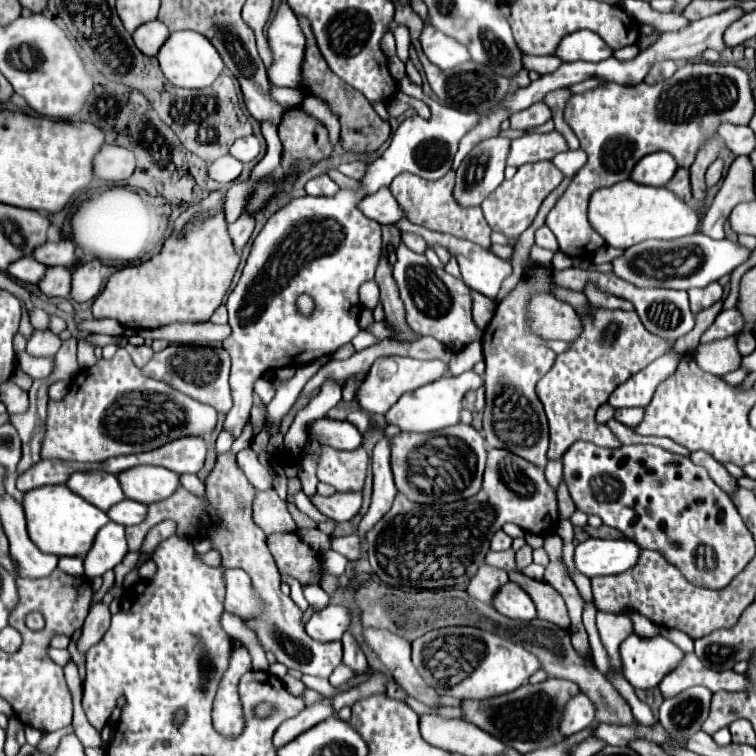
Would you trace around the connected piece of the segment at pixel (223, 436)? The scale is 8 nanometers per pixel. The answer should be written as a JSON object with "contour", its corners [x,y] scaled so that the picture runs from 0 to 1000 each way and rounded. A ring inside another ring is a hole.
{"contour":[[[296,567],[291,571],[286,582],[286,598],[287,601],[296,599],[306,594],[310,585],[310,579],[304,573],[300,573]]]}

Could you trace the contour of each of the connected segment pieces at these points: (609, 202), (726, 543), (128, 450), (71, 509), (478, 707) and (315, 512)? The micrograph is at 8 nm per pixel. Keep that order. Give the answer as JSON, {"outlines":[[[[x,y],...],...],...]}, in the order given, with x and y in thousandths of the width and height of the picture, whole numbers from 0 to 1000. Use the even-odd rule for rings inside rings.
{"outlines":[[[[829,237],[782,258],[779,295],[803,319],[803,324],[832,329],[853,316],[898,316],[917,311],[925,303],[925,284],[882,247],[858,247]]],[[[763,583],[745,602],[745,631],[763,673],[776,681],[792,681],[800,694],[819,700],[827,710],[840,710],[851,726],[872,729],[925,776],[959,776],[999,737],[999,716],[978,684],[972,665],[946,642],[935,620],[919,615],[911,604],[882,599],[864,589],[803,594],[787,586]]],[[[160,459],[147,478],[134,475],[128,483],[118,488],[107,488],[94,509],[91,520],[81,530],[65,530],[62,541],[62,570],[54,591],[54,607],[81,607],[81,610],[139,610],[144,604],[189,599],[218,589],[242,575],[274,575],[282,570],[287,560],[287,544],[279,536],[263,533],[226,512],[216,504],[205,504],[187,496],[171,472],[171,467]]],[[[65,642],[57,647],[44,647],[41,652],[33,652],[30,673],[33,673],[36,702],[41,716],[52,726],[70,731],[75,737],[83,737],[83,734],[112,737],[120,729],[131,700],[147,689],[142,679],[115,665],[110,657],[97,652],[89,642],[75,642],[75,644]]],[[[726,898],[710,906],[702,906],[702,903],[689,906],[687,911],[668,919],[610,927],[610,940],[615,954],[663,978],[671,988],[687,996],[700,996],[702,991],[734,985],[734,980],[747,978],[747,975],[739,975],[739,943],[742,943],[745,927],[750,927],[750,922],[755,922],[755,917],[763,917],[763,914],[766,909],[750,898]]],[[[393,652],[393,657],[390,657],[390,665],[393,665],[393,673],[396,676],[401,676],[403,681],[409,681],[419,694],[422,692],[433,692],[433,689],[440,689],[440,687],[435,687],[433,681],[427,681],[411,663],[409,663],[409,657],[403,655],[403,652]]]]}

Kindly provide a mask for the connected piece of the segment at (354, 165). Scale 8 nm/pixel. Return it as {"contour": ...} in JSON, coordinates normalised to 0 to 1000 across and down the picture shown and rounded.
{"contour":[[[471,212],[462,216],[462,218],[448,218],[446,224],[455,231],[475,238],[483,231],[484,217],[479,213]]]}

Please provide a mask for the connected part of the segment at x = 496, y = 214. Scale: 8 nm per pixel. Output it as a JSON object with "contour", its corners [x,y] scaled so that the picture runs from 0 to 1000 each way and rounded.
{"contour":[[[729,213],[689,218],[676,239],[665,239],[636,271],[642,290],[652,306],[663,306],[673,313],[687,313],[708,290],[718,263],[745,239],[742,226]]]}

